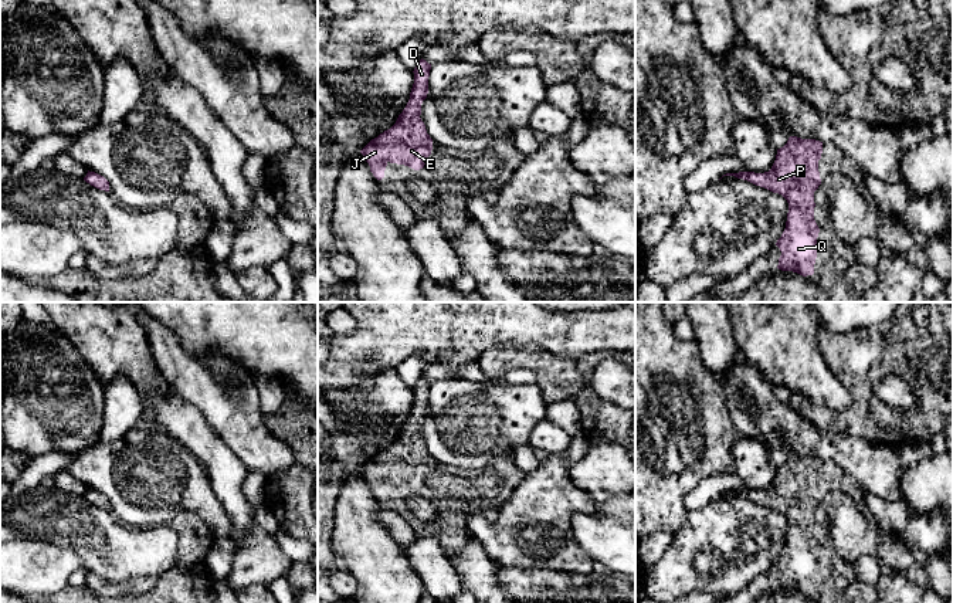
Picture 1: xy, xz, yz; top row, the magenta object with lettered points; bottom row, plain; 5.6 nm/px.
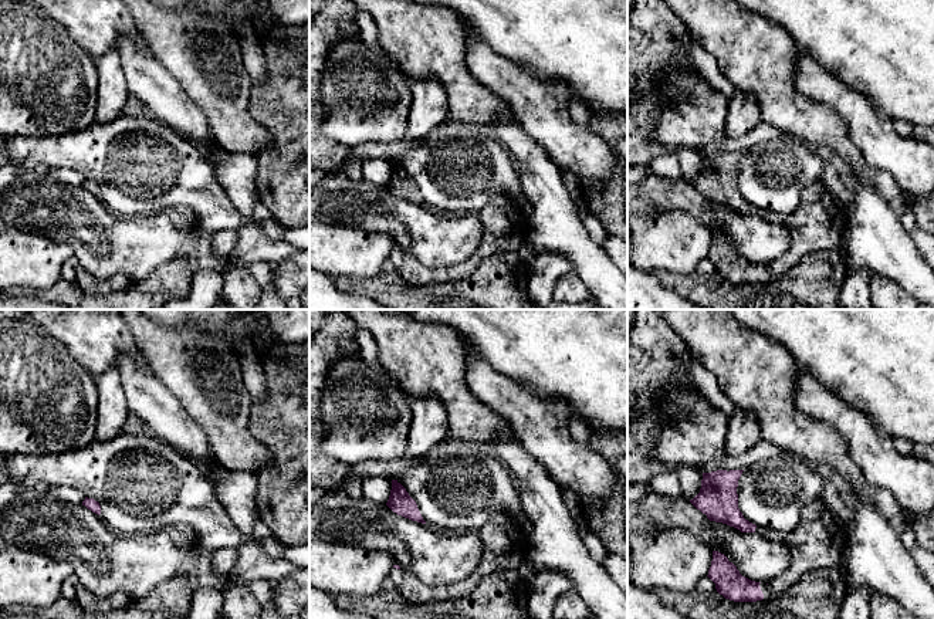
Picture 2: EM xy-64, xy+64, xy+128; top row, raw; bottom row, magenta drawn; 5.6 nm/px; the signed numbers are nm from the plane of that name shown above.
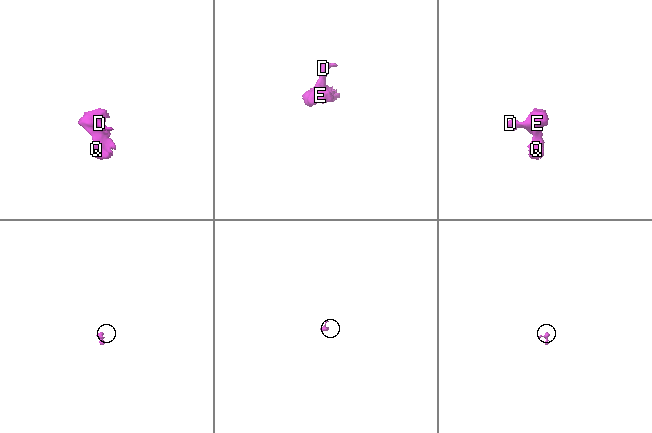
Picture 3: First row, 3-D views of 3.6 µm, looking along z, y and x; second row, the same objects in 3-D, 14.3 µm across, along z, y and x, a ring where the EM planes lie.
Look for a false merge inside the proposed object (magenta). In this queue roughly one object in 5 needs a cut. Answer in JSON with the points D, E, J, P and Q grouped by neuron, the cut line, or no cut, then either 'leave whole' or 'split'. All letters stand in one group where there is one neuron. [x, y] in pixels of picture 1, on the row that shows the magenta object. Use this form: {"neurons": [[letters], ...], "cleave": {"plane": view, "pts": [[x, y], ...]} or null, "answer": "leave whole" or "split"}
{"neurons": [["D", "E", "J", "P", "Q"]], "cleave": null, "answer": "leave whole"}

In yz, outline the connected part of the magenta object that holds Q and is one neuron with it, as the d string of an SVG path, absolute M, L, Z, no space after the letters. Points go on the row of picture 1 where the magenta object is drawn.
M790 136L787 143L783 148L777 149L776 160L769 172L739 172L723 175L747 180L773 193L779 193L787 200L788 213L786 228L776 243L776 245L781 251L777 268L781 271L793 271L803 277L814 274L814 264L818 250L817 237L820 228L814 220L814 192L821 184L818 172L818 160L821 159L821 153L823 142L815 139L801 139L797 136Z

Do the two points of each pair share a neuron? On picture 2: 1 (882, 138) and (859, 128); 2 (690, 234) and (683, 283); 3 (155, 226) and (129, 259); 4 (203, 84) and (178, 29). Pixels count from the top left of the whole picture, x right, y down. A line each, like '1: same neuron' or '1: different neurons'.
1: same neuron
2: different neurons
3: same neuron
4: same neuron

